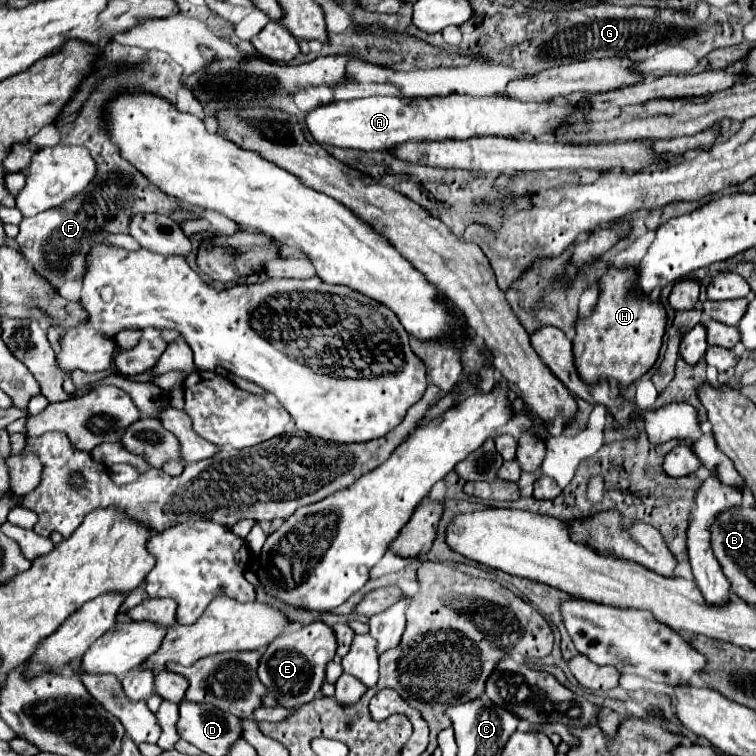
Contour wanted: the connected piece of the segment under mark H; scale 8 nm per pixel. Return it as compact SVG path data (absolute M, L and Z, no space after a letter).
M608 268L600 278L600 300L590 318L576 322L574 364L586 384L598 384L602 378L628 388L642 378L658 358L666 326L666 310L660 302L646 302L646 296L636 294L636 268Z

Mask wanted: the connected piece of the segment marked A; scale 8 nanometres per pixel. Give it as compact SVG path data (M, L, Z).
M450 94L450 96L432 96L432 98L392 98L392 96L372 96L360 100L338 100L322 104L306 114L306 126L318 144L330 144L340 148L358 148L358 150L388 150L406 140L444 140L444 138L470 138L470 136L516 136L528 132L532 136L554 134L560 122L570 122L570 112L574 108L568 104L564 108L548 104L524 104L506 96L468 96L468 94Z

